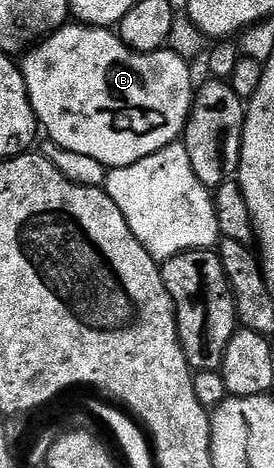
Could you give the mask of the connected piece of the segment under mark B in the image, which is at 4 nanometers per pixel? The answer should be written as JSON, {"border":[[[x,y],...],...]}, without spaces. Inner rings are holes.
{"border":[[[73,21],[42,39],[20,60],[19,66],[44,134],[46,131],[56,146],[71,149],[71,153],[95,157],[106,169],[135,165],[135,161],[159,153],[159,149],[178,142],[185,134],[195,82],[189,72],[190,64],[171,49],[139,53],[130,49],[116,30]]]}

